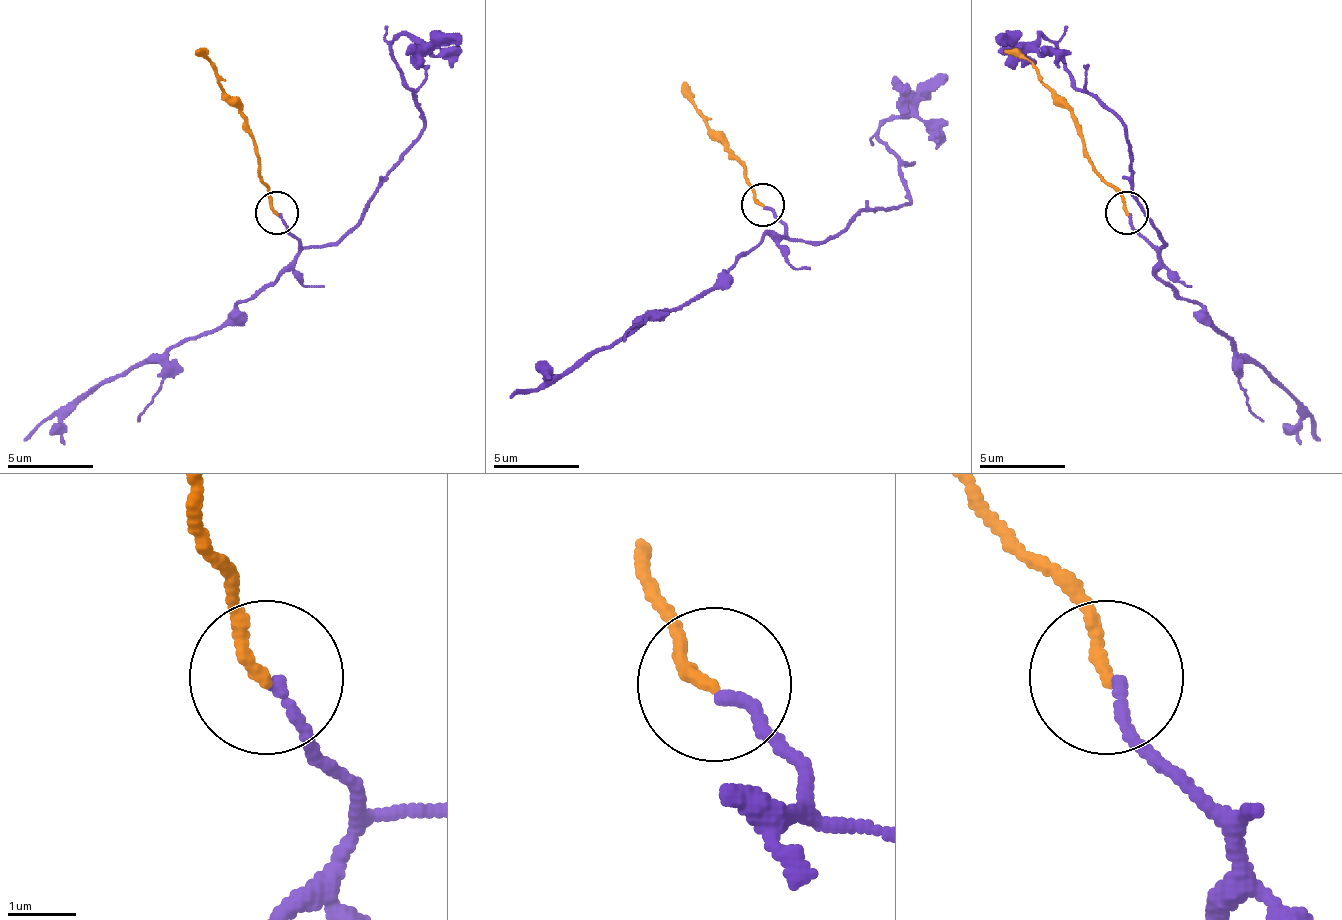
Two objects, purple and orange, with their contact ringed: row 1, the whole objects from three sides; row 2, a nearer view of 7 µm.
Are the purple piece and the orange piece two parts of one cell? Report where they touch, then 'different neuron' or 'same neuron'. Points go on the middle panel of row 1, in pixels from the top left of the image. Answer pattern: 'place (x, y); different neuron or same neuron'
place (763, 204); same neuron

